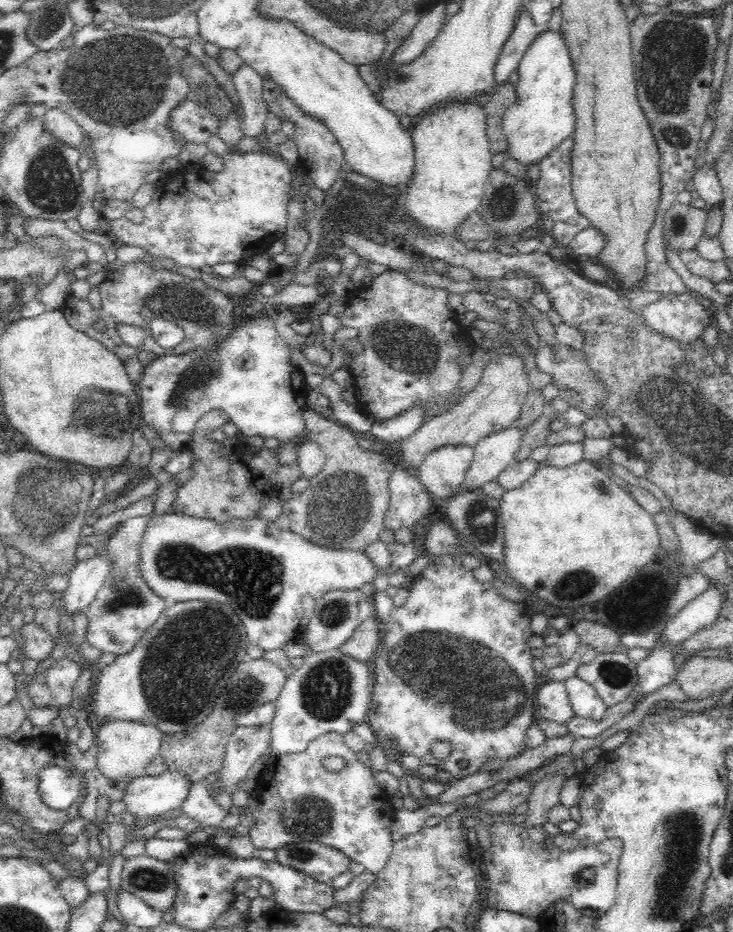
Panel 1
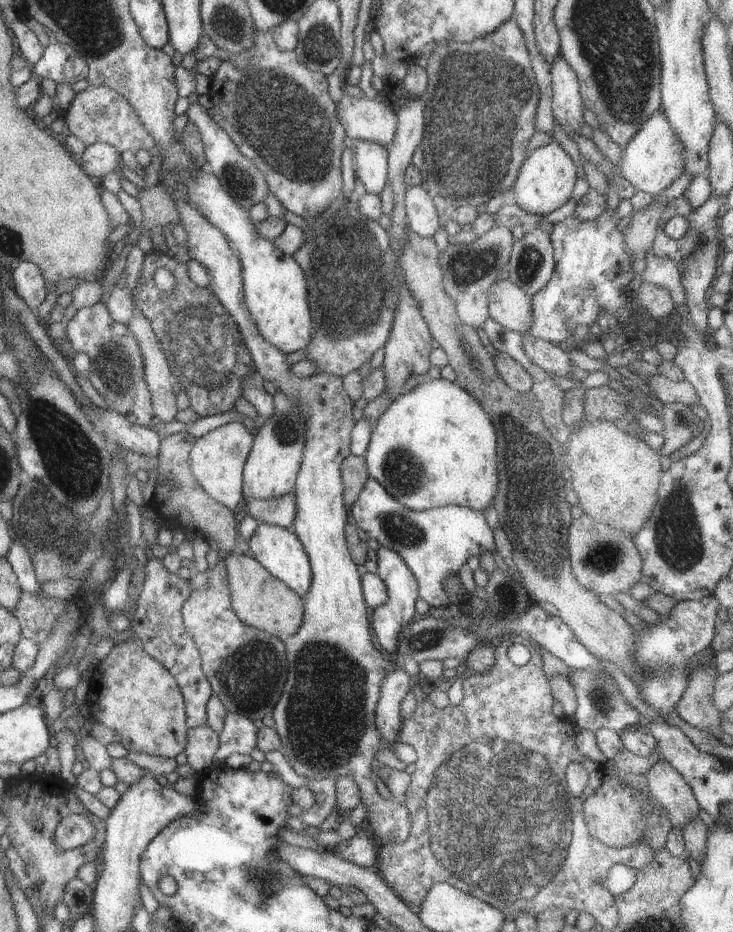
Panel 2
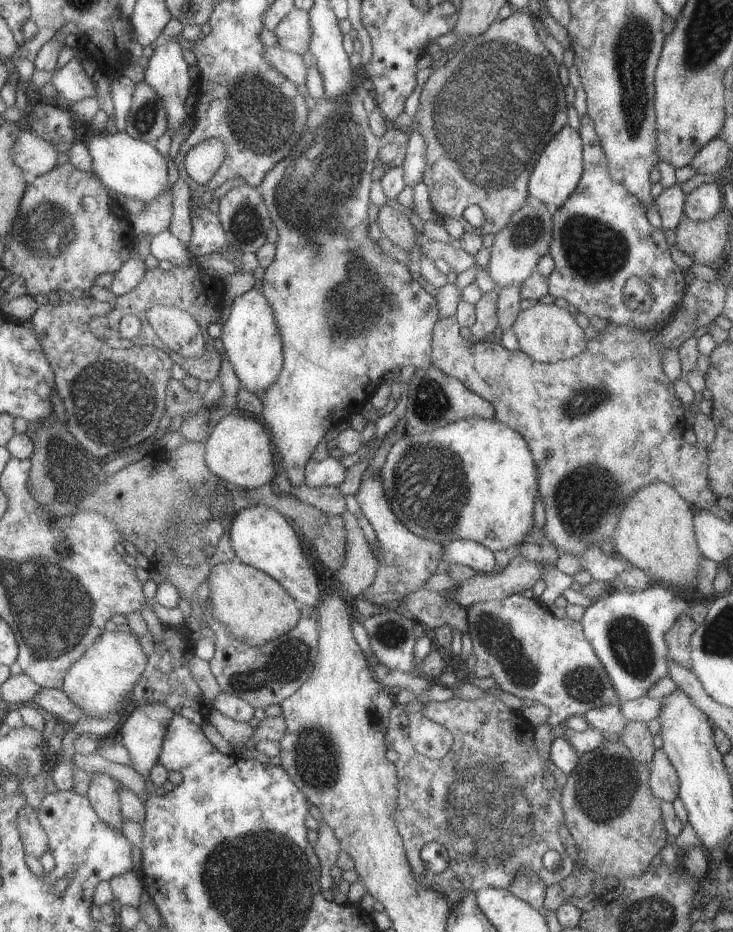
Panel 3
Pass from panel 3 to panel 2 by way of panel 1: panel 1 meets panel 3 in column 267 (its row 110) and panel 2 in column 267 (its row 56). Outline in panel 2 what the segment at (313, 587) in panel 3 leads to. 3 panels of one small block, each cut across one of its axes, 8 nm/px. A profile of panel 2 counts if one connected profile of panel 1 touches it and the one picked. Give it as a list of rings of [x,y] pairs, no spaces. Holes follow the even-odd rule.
[[[258,523],[248,540],[250,556],[267,570],[271,576],[279,579],[293,592],[302,597],[310,587],[311,571],[309,559],[295,533],[285,527],[269,523]]]

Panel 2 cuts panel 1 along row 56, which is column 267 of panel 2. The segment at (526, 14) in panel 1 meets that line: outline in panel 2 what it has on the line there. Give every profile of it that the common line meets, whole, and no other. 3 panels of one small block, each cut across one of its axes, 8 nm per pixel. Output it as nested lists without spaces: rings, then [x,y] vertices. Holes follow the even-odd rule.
[[[293,492],[270,499],[243,498],[239,514],[247,514],[258,523],[269,523],[291,530],[296,502]]]

